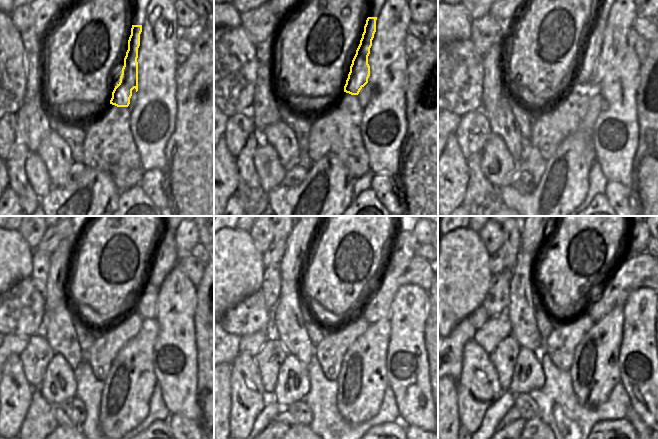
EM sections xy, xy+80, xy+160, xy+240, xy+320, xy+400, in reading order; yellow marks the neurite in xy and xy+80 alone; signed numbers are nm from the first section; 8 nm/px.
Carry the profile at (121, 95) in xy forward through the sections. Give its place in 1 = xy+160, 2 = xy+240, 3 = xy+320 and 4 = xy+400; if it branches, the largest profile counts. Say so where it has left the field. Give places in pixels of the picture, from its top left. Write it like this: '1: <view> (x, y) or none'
1: xy+160 (584, 75)
2: xy+240 (166, 250)
3: xy+320 (404, 246)
4: xy+400 (639, 236)

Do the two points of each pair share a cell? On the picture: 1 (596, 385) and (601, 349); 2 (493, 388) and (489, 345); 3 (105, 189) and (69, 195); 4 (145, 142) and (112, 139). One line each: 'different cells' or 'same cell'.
1: same cell
2: different cells
3: same cell
4: different cells

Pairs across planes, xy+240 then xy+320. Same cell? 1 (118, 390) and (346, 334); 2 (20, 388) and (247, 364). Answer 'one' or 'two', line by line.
1: two
2: one

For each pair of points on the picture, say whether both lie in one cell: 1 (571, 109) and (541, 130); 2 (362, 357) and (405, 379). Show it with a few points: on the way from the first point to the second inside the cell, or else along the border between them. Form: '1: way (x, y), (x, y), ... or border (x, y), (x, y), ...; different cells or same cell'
1: way (564, 116), (548, 130); same cell
2: border (388, 346), (386, 354), (387, 386); different cells

